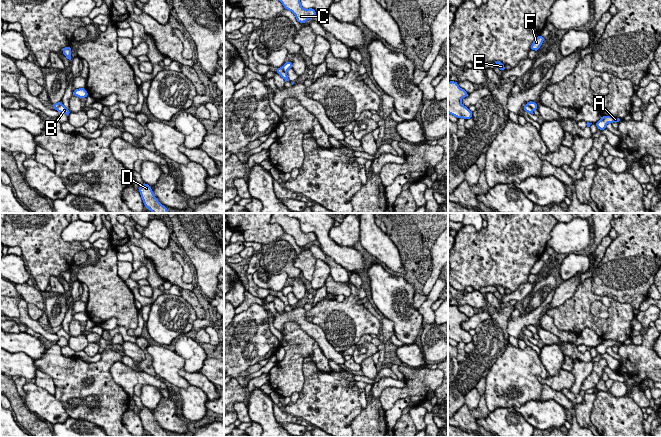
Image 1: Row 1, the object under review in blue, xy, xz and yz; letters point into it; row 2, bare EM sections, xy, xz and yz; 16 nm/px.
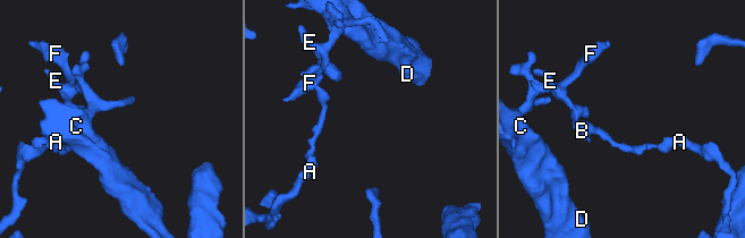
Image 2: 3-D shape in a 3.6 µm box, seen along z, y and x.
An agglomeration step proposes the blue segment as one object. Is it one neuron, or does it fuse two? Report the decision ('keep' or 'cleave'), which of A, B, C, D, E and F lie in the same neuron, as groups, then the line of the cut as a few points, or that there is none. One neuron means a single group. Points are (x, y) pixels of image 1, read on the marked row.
cleave; A / B C D E F; cut in xz along (280, 67), (286, 72)

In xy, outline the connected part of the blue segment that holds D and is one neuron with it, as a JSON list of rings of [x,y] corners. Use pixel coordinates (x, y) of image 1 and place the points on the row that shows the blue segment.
[[[144,182],[139,186],[138,190],[143,200],[144,206],[148,208],[152,213],[170,213],[167,208],[162,205],[154,196],[150,185]]]

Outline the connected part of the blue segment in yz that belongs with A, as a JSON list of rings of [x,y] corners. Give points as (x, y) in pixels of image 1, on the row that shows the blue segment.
[[[601,116],[601,119],[595,123],[599,130],[605,130],[608,123],[621,122],[622,120],[613,116]]]

